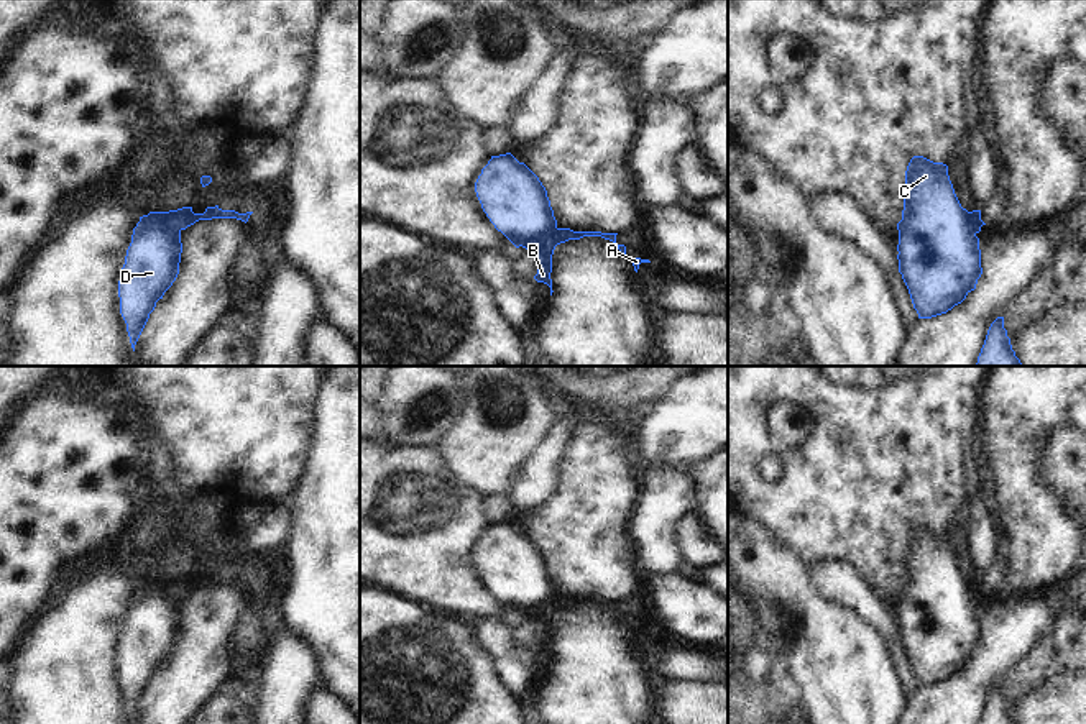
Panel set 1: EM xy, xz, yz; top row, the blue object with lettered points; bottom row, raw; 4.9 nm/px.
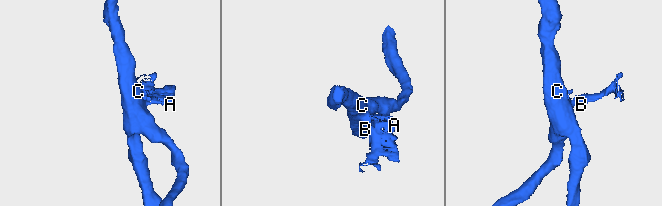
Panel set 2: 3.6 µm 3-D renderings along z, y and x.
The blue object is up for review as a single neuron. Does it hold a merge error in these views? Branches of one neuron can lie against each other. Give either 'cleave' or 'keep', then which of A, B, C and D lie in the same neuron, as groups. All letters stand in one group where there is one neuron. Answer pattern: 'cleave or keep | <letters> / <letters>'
cleave | A B / C D

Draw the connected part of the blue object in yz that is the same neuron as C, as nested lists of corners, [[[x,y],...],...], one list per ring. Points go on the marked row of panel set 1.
[[[913,156],[905,171],[904,210],[897,223],[899,273],[909,289],[918,318],[946,314],[976,289],[982,274],[979,238],[969,228],[969,212],[961,207],[948,176],[948,166]]]

